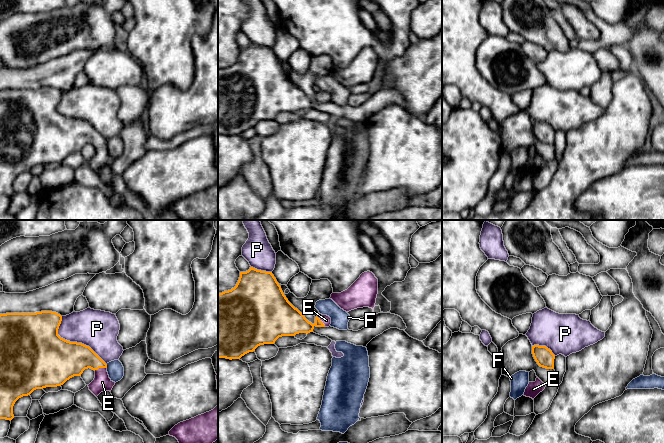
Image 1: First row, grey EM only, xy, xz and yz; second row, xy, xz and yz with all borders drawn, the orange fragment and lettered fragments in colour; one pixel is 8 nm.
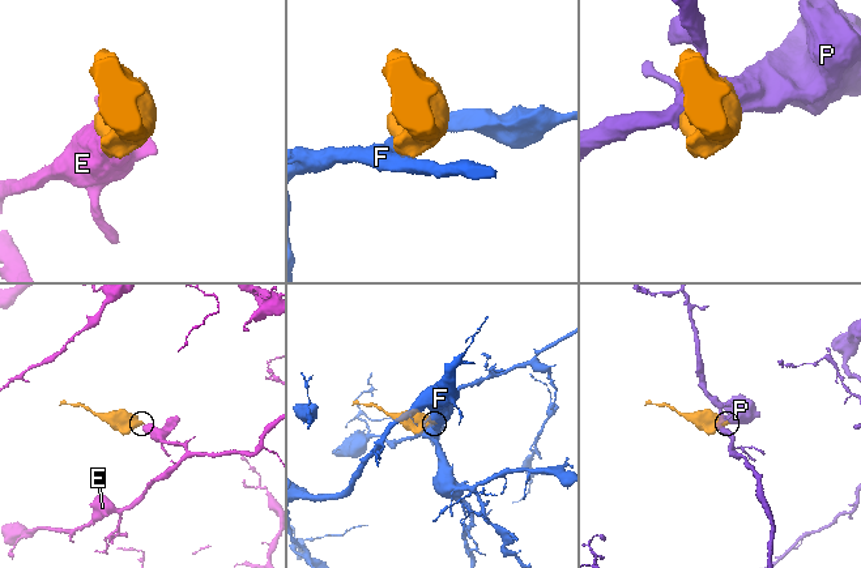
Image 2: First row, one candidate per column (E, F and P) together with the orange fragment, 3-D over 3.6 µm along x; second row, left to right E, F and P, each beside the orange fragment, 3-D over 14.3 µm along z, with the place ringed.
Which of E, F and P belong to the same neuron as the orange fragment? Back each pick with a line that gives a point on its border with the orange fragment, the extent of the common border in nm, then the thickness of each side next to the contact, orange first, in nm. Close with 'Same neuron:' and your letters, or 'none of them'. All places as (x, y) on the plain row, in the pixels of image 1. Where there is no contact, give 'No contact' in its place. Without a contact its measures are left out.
E: Touches orange at xy (100, 143). Shared border 110 nm. Thickness 280 nm (orange) against 140 nm
Same neuron: E

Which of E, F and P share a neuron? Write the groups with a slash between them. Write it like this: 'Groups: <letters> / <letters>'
Groups: E / F / P

